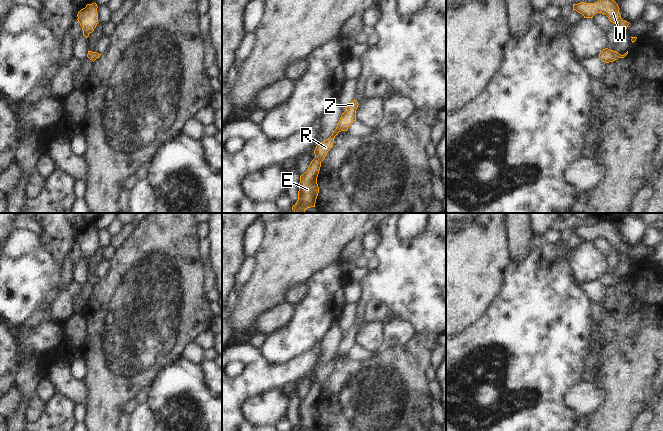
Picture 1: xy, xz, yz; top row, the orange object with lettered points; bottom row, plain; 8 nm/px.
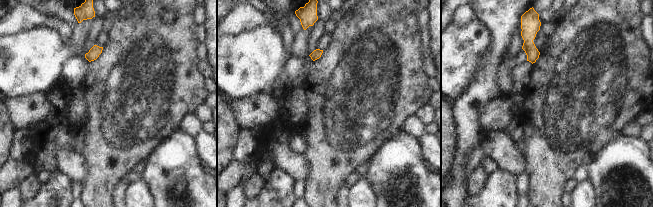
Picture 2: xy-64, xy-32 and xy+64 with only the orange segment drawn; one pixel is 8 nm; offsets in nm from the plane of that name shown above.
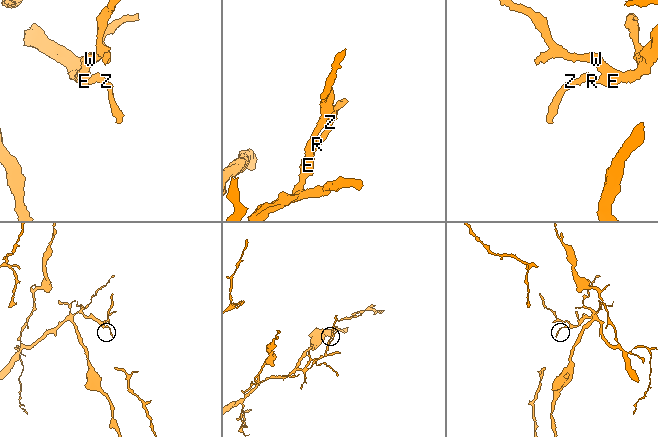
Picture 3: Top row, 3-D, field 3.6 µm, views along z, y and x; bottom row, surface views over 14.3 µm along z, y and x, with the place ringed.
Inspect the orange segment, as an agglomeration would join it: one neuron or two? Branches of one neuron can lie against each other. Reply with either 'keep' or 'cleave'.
keep

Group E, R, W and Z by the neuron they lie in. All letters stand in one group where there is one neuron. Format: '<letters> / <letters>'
E R W Z

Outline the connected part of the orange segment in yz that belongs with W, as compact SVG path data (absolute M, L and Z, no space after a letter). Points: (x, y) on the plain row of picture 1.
M600 222L596 227L581 226L573 228L573 234L582 238L584 242L592 242L597 237L606 239L610 246L616 248L621 255L626 255L629 246L623 244L619 237L618 228L610 222Z

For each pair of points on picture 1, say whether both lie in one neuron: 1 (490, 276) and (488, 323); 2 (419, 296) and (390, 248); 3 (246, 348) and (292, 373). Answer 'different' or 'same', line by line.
1: different
2: same
3: same

